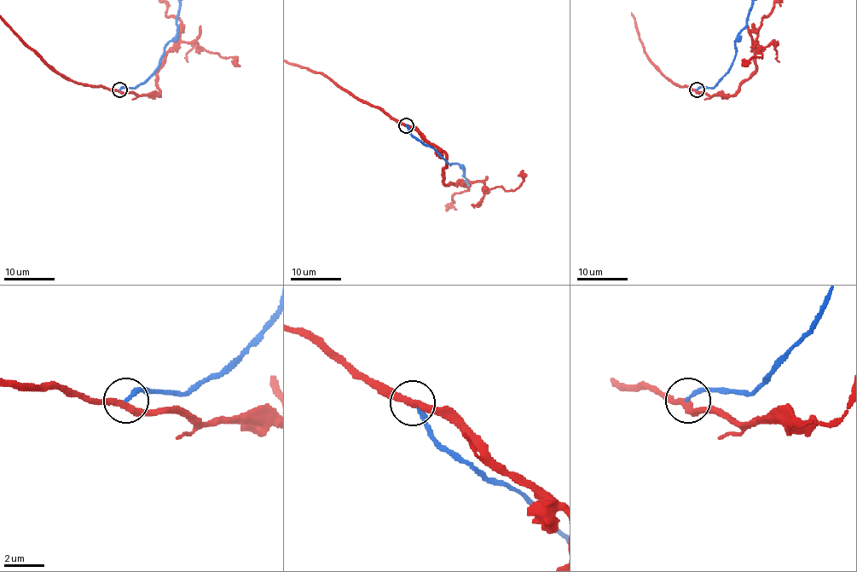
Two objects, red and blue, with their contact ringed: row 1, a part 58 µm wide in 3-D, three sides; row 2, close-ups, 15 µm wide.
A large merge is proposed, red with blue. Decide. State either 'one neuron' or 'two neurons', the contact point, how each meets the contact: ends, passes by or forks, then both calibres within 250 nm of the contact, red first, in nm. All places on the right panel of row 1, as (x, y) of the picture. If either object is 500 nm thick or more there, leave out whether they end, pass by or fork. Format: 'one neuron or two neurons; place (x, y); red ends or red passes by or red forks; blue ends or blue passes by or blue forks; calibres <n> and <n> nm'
two neurons; place (697, 89); red passes by; blue ends; calibres 320 and 200 nm

